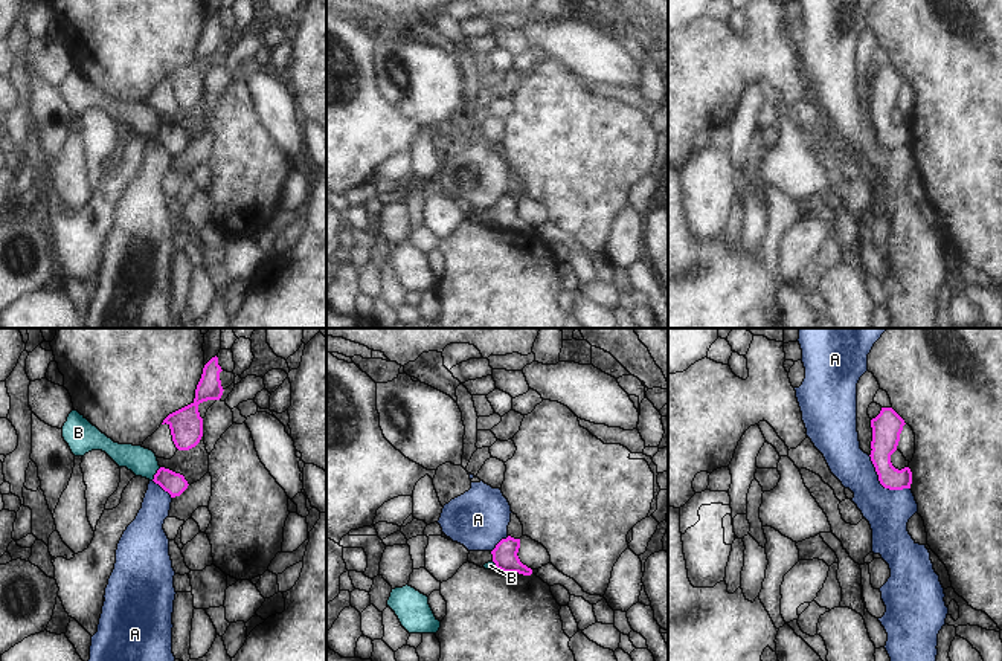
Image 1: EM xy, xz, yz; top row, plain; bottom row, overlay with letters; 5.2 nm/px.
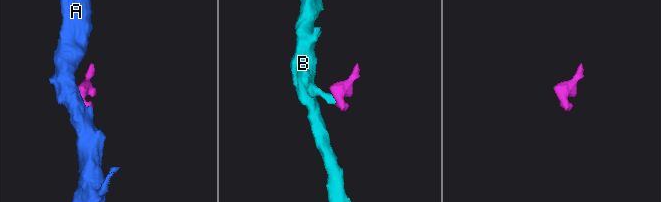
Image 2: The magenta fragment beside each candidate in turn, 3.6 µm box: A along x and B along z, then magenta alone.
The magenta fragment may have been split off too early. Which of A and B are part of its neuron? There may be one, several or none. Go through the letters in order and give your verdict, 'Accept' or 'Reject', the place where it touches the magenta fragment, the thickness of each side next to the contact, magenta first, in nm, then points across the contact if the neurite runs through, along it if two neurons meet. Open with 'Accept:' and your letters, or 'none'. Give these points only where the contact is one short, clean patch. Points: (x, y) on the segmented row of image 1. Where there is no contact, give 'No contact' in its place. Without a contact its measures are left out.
Accept: none
A: Reject. Touches magenta at yz (882, 484). Thickness 140 nm (magenta) against 240 nm. Boundary: yz (868, 455), (877, 480), (885, 487), (909, 489)
B: Reject. Touches magenta at xy (156, 473). Thickness 120 nm (magenta) against 150 nm. Boundary: xy (160, 467), (151, 480)

